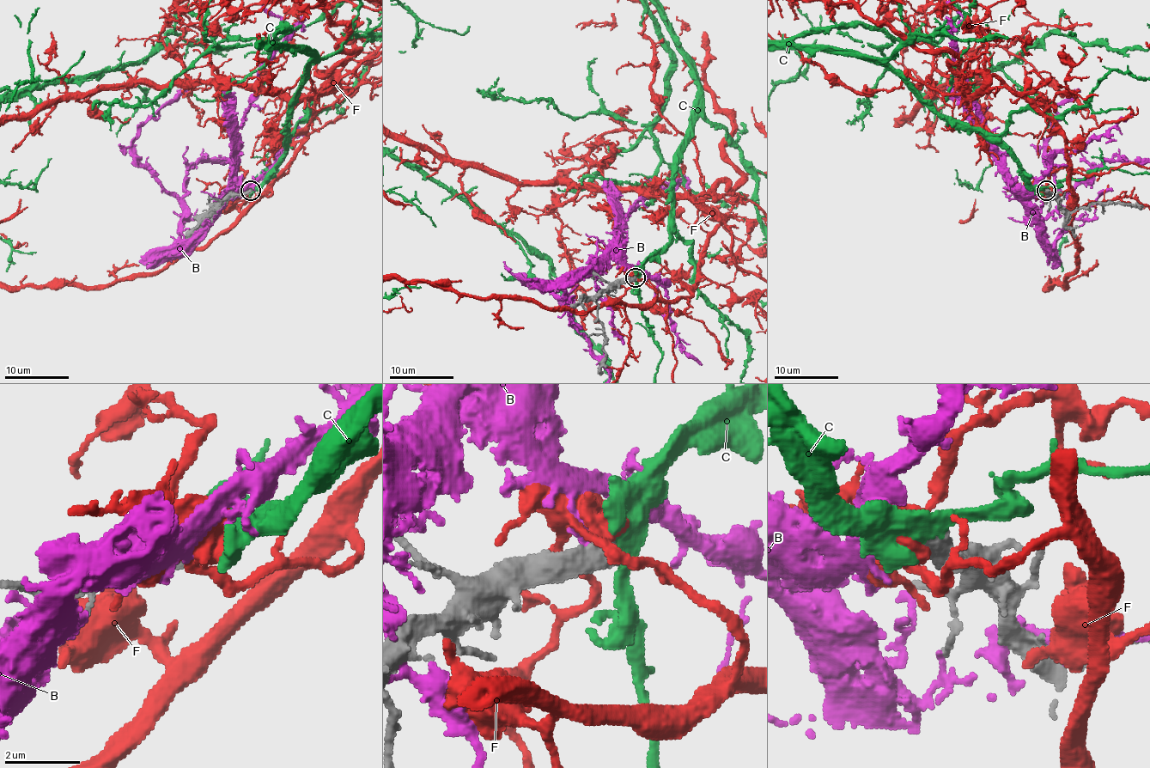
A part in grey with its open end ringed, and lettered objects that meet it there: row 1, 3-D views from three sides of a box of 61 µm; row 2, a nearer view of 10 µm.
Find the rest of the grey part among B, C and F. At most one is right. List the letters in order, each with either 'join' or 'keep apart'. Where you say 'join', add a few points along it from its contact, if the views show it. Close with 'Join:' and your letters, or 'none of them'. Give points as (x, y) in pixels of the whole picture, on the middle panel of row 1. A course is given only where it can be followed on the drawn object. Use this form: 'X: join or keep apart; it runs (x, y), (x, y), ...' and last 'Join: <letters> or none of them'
B: keep apart
C: join
F: keep apart
Join: C

